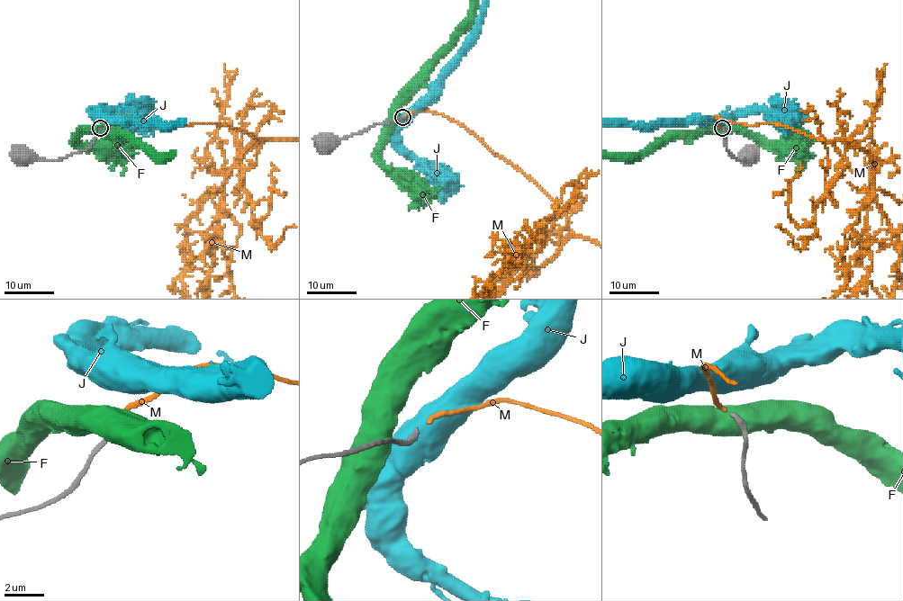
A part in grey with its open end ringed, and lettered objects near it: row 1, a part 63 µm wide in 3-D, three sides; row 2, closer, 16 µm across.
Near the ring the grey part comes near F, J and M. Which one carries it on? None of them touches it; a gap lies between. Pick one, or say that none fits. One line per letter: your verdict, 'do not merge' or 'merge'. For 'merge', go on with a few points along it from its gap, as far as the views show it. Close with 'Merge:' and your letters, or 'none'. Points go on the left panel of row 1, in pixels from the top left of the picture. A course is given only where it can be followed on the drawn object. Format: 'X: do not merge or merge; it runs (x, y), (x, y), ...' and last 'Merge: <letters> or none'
F: do not merge
J: do not merge
M: merge
Merge: M

